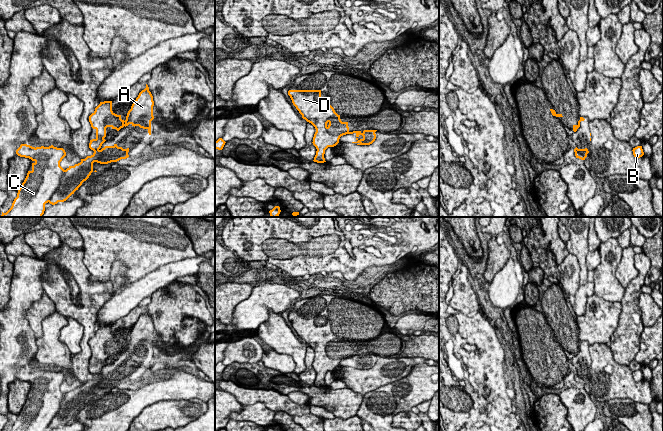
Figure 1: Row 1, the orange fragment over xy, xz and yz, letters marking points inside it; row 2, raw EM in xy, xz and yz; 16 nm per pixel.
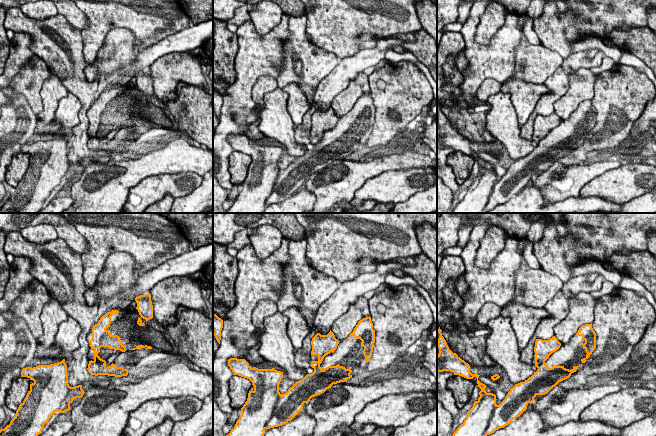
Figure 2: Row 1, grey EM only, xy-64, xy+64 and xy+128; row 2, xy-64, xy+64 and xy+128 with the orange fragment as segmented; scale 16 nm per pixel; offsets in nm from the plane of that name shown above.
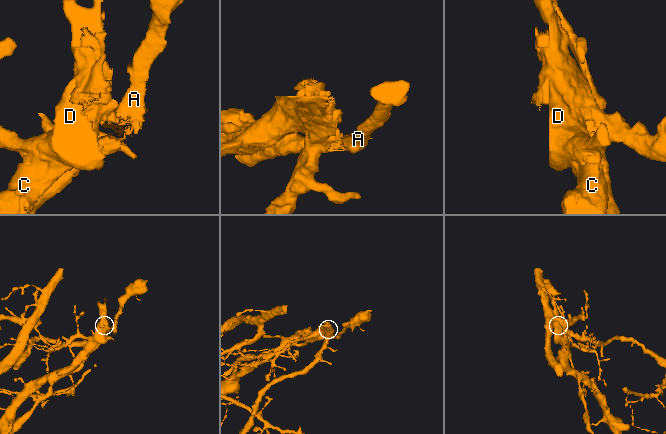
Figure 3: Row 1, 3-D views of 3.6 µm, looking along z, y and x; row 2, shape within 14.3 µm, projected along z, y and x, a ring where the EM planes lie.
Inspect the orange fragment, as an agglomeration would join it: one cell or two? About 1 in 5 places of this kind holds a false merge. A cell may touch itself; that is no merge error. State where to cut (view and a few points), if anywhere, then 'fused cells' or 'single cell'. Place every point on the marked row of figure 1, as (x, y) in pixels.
xy (65, 170), (58, 188), (48, 201) | fused cells

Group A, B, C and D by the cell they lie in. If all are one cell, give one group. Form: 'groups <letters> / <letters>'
groups A / B C D

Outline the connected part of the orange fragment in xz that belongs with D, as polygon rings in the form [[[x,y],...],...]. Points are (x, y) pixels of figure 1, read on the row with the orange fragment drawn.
[[[289,90],[288,95],[302,118],[316,129],[312,143],[317,151],[313,161],[326,162],[325,150],[336,146],[341,136],[350,133],[348,122],[341,121],[330,100],[321,99],[321,90]]]

